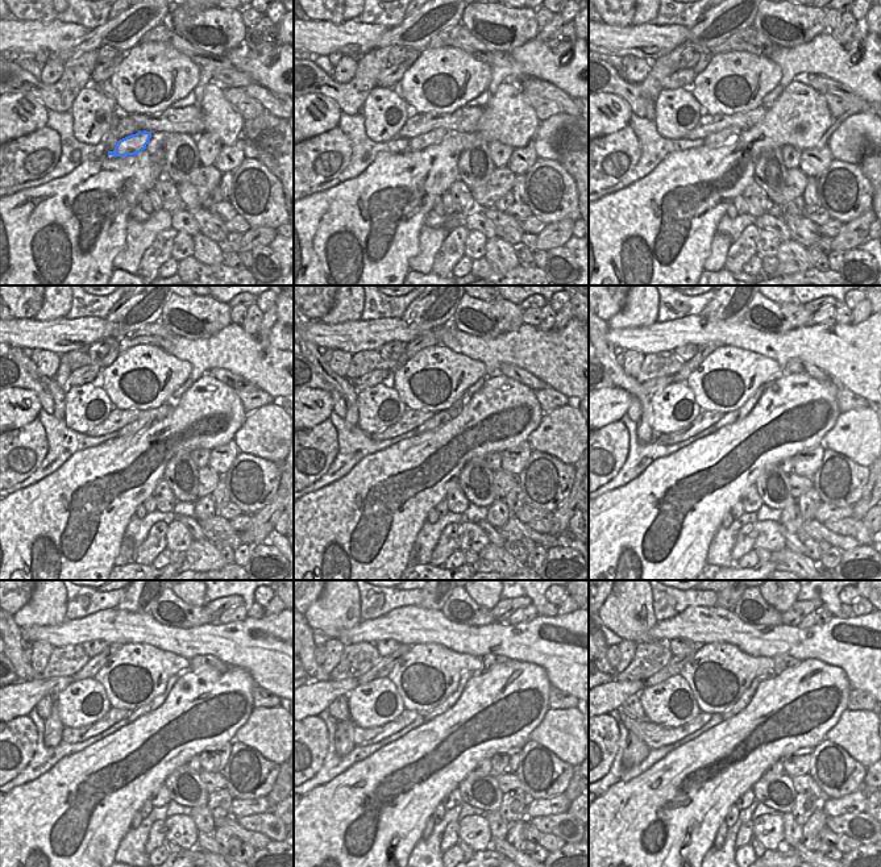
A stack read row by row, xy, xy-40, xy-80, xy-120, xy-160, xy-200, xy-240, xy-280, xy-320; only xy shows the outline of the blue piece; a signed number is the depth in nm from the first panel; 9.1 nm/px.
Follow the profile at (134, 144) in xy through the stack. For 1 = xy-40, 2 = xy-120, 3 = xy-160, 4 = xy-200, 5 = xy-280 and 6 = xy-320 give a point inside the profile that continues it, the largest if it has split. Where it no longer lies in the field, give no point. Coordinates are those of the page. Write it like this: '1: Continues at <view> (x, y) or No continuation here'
1: Continues at xy-40 (420, 142)
2: Continues at xy-120 (138, 425)
3: Continues at xy-160 (441, 417)
4: Continues at xy-200 (734, 416)
5: Continues at xy-280 (465, 678)
6: Continues at xy-320 (743, 701)

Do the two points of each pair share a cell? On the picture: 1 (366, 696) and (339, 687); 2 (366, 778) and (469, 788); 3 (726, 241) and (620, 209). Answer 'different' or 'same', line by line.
1: different
2: different
3: different

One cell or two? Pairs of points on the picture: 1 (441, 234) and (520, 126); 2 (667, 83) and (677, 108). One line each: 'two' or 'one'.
1: two
2: two

